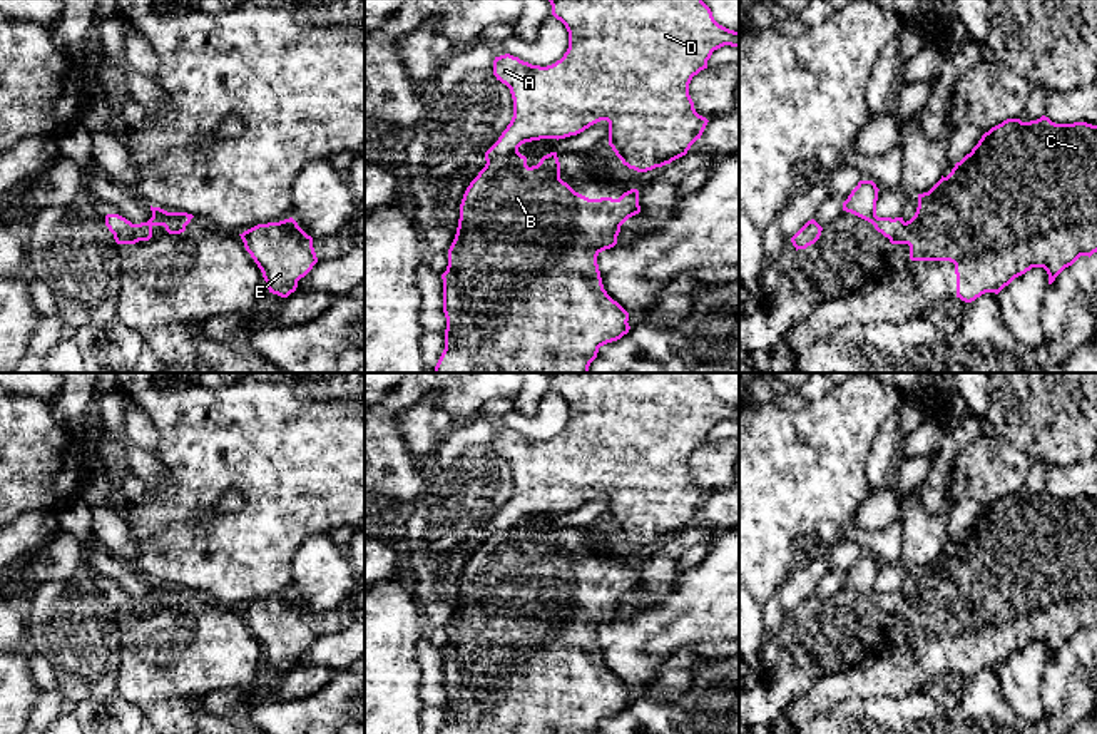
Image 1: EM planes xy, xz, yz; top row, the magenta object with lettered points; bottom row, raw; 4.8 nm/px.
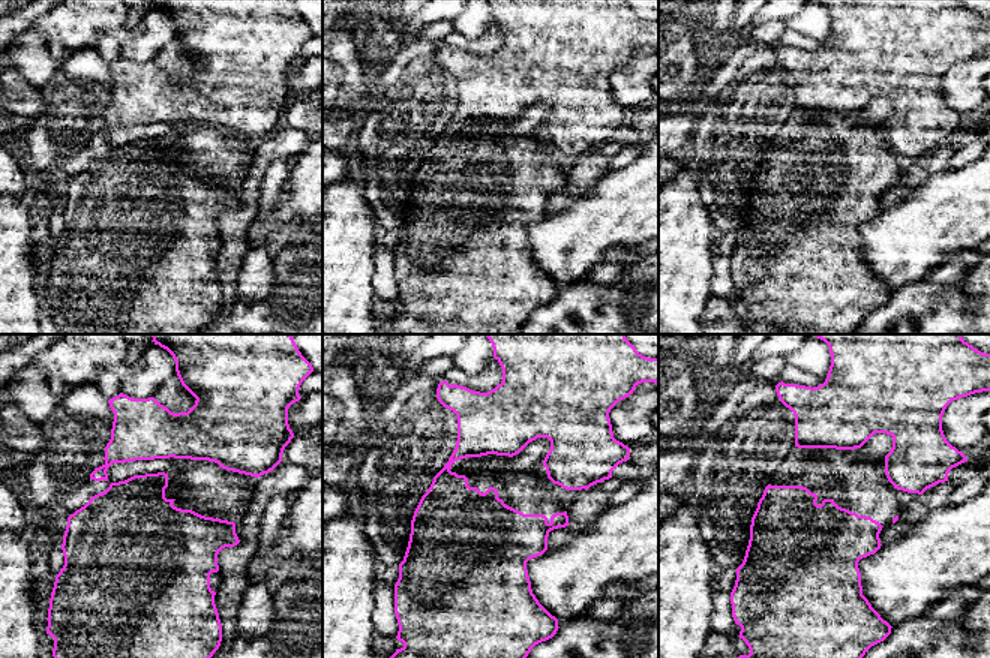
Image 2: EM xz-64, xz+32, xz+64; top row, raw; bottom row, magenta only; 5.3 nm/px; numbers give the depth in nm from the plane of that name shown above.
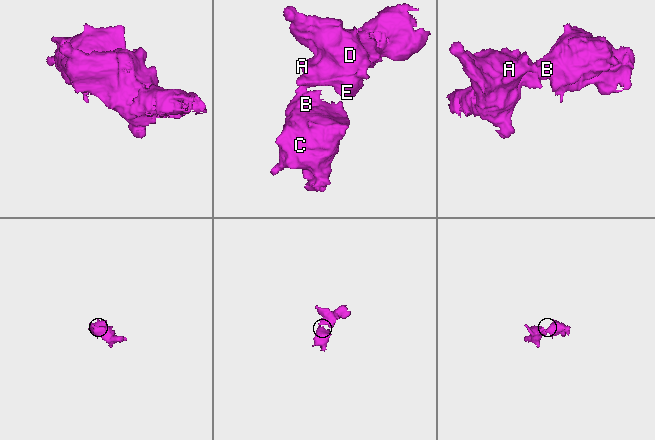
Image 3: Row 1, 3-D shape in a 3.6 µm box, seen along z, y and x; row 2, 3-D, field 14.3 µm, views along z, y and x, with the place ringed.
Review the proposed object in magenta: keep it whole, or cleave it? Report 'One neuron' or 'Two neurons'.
Two neurons

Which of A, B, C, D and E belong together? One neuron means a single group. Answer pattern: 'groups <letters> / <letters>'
groups A D E / B C

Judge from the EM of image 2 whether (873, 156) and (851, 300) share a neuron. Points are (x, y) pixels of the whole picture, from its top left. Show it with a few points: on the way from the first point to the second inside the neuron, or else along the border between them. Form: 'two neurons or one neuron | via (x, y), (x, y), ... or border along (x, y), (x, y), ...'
one neuron | via (849, 192), (843, 200), (843, 264)

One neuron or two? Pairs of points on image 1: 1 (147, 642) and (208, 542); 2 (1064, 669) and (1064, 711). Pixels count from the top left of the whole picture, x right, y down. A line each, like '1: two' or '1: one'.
1: two
2: one

